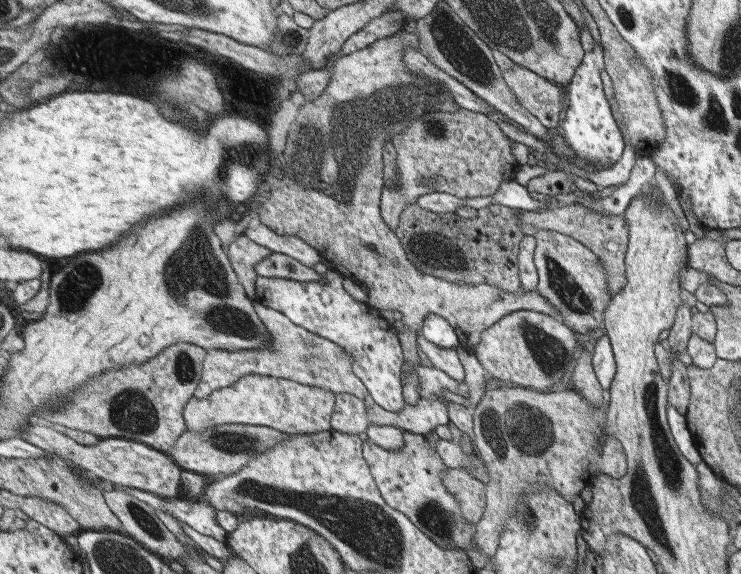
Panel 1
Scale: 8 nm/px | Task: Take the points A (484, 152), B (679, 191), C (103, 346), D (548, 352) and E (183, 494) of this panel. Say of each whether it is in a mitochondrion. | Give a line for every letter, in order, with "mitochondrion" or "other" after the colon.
A: other
B: other
C: other
D: mitochondrion
E: other

